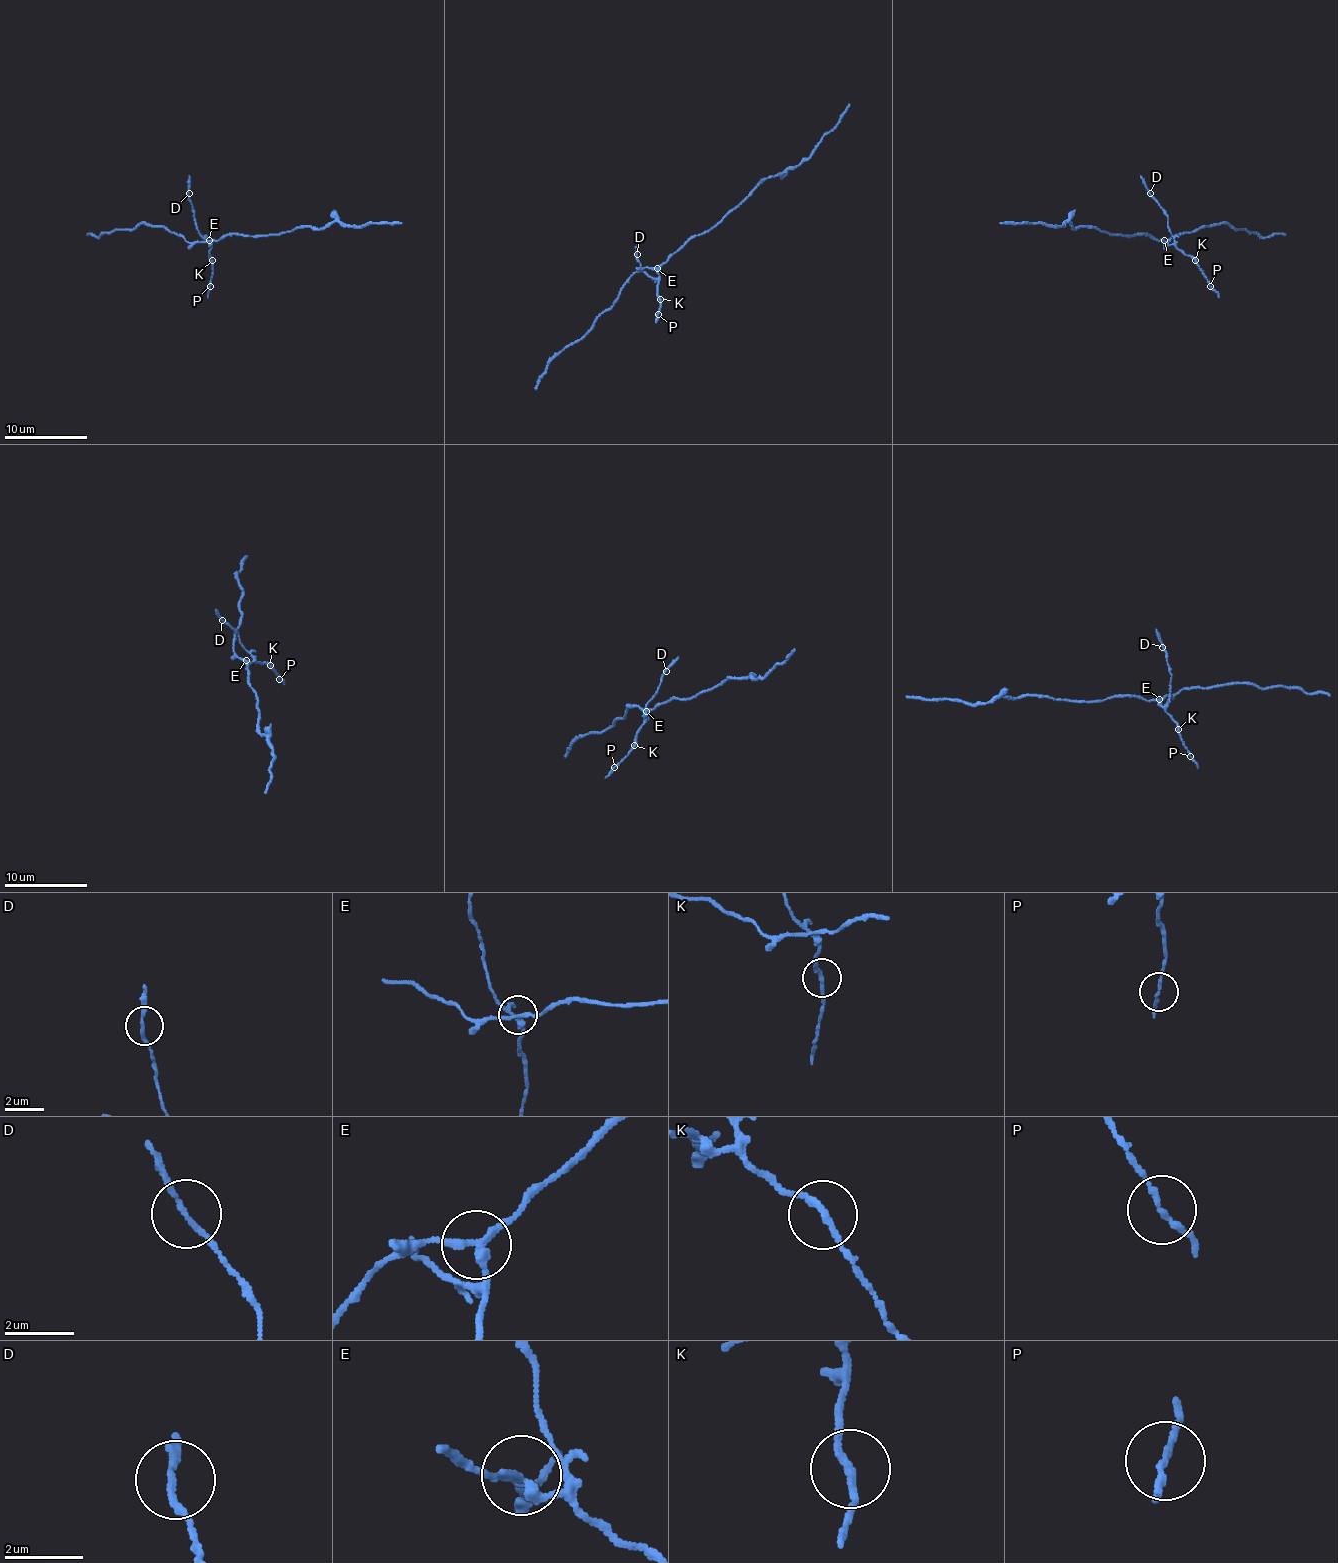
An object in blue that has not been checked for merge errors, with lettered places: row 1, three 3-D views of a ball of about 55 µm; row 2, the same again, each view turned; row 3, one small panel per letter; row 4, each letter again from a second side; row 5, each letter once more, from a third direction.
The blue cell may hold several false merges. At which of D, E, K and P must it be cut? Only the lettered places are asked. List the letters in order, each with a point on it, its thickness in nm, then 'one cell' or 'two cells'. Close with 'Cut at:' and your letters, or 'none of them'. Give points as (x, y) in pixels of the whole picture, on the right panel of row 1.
D: at (1150, 193); 150 nm thick; one cell
E: at (1164, 240); 240 nm thick; two cells
K: at (1195, 260); 190 nm thick; one cell
P: at (1210, 286); 170 nm thick; one cell
Cut at: E

